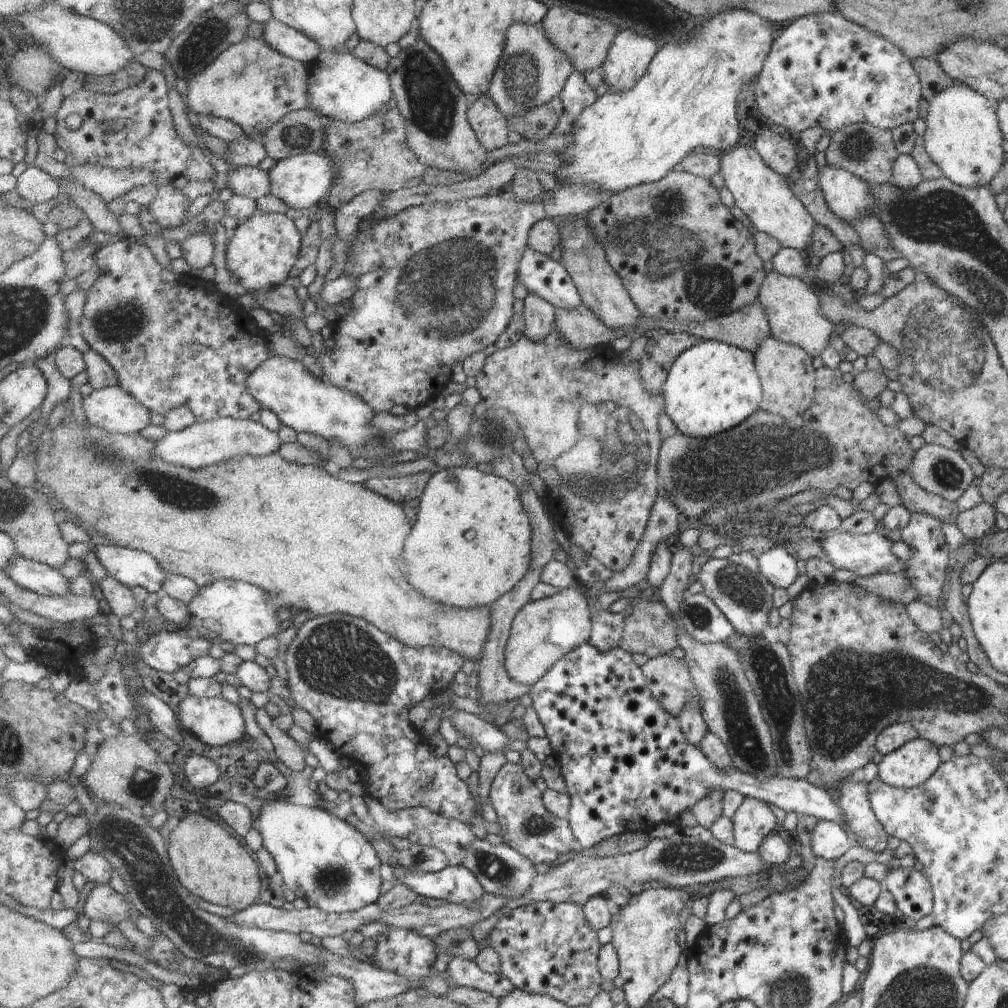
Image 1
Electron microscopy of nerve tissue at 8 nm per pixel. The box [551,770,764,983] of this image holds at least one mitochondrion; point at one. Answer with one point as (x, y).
(692, 856)

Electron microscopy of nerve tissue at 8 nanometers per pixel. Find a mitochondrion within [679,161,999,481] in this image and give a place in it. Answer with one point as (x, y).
(949, 355)

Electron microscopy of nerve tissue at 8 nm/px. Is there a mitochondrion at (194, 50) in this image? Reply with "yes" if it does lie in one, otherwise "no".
yes

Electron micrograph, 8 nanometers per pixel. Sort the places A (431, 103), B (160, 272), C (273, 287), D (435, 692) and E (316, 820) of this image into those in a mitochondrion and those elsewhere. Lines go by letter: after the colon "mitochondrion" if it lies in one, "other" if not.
A: mitochondrion
B: other
C: other
D: other
E: other

